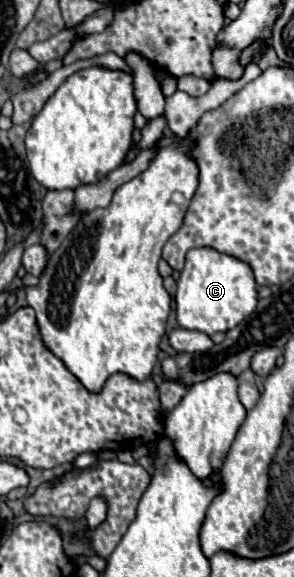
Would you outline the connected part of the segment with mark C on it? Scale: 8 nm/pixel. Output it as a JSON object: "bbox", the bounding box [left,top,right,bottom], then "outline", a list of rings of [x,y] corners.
{"bbox":[176,248,258,332],"outline":[[[194,248],[186,256],[186,266],[180,272],[176,292],[176,318],[186,330],[206,332],[228,332],[240,324],[258,304],[258,286],[252,268],[234,256],[226,256],[214,248]]]}

